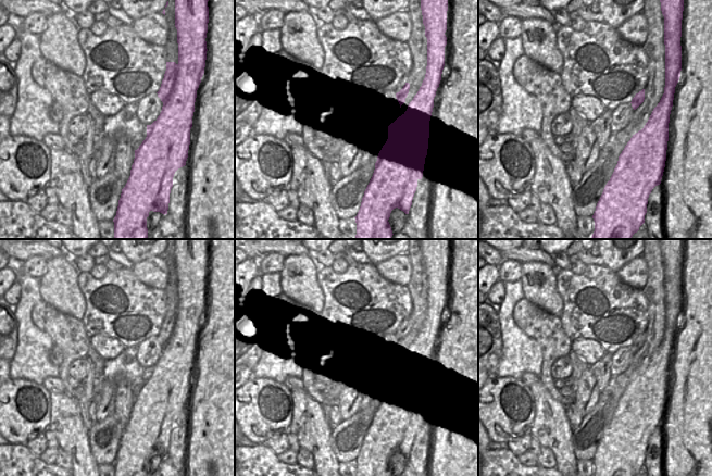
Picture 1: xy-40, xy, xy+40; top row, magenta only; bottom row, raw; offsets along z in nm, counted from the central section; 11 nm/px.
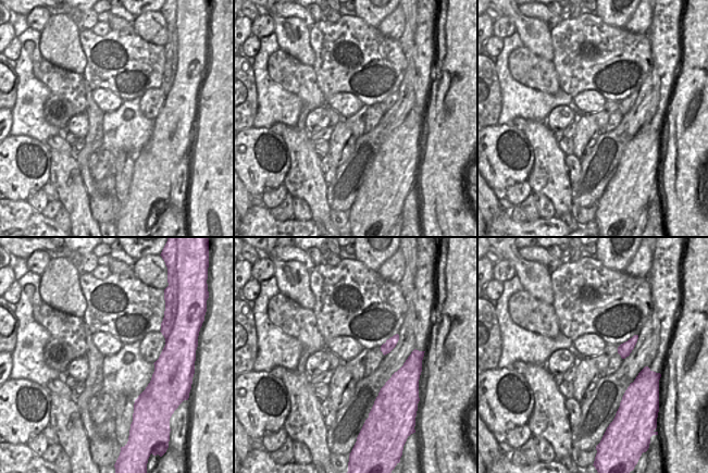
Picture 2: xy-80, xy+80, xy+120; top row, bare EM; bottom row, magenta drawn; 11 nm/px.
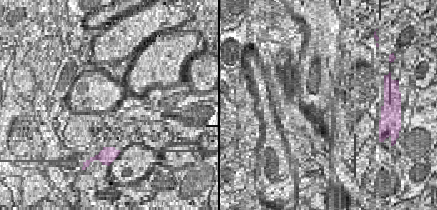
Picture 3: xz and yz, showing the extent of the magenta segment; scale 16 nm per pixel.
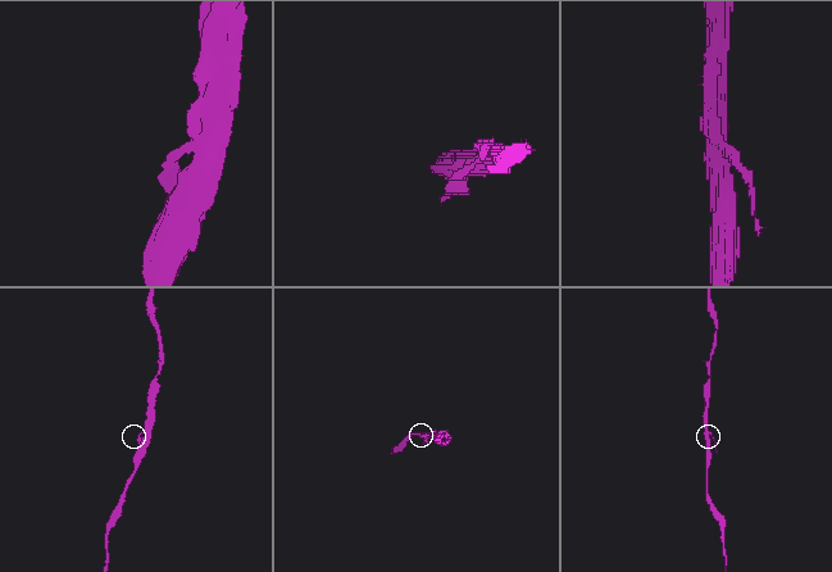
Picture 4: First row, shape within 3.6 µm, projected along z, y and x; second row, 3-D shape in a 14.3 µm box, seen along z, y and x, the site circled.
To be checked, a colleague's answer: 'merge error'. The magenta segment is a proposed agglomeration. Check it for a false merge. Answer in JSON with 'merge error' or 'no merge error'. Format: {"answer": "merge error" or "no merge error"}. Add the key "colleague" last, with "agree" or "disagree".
{"answer": "no merge error", "colleague": "disagree"}

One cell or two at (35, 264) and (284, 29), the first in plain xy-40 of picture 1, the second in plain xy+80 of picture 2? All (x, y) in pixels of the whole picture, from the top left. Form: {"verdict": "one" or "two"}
{"verdict": "two"}

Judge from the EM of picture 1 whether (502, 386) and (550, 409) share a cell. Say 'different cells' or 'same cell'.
different cells

